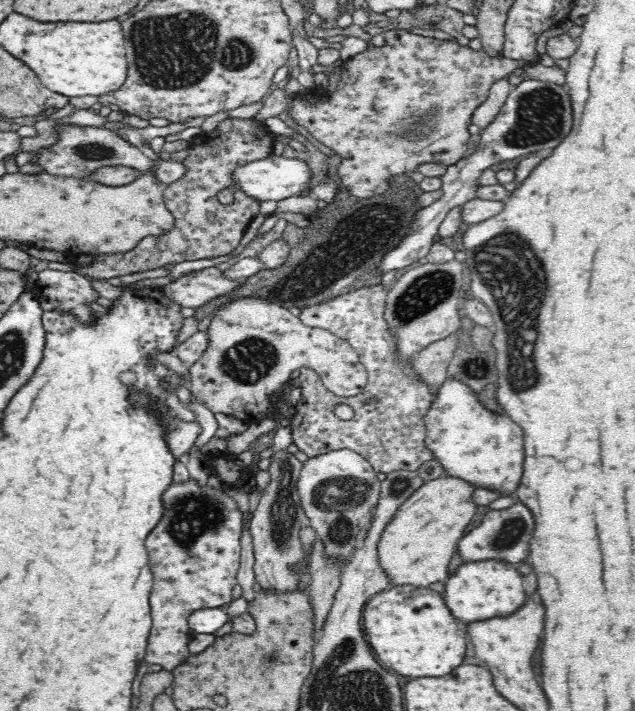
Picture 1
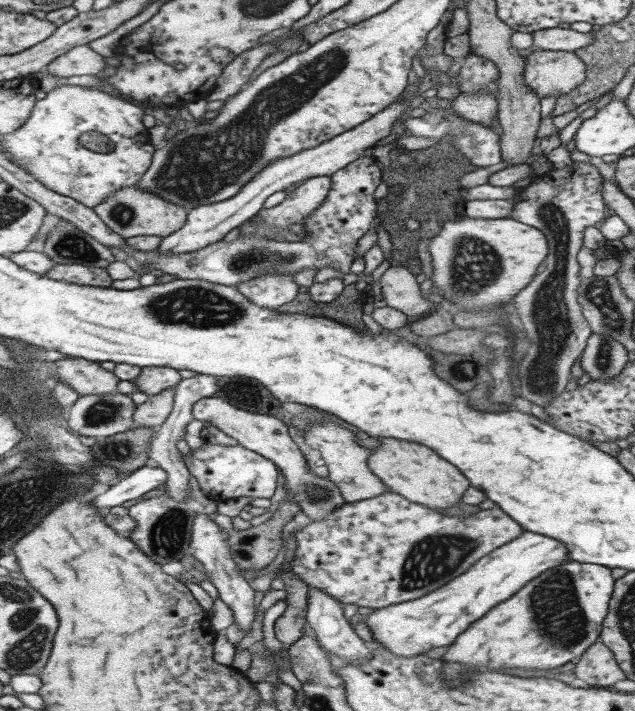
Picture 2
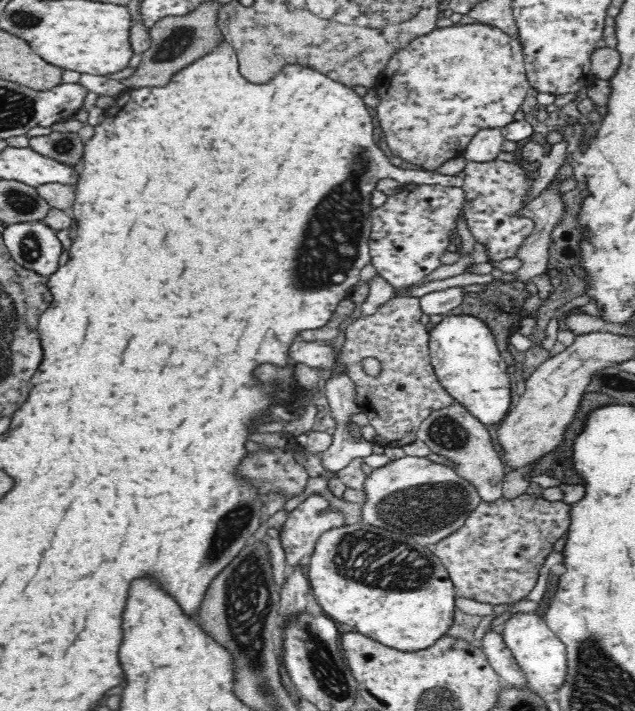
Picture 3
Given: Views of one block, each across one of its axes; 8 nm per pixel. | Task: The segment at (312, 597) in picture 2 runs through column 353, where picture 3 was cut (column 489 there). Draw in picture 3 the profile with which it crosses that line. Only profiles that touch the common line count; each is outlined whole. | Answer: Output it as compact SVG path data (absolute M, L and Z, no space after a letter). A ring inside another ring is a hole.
M490 627L484 633L481 650L501 678L502 683L518 689L530 689L513 653L506 647L500 630L494 631Z

